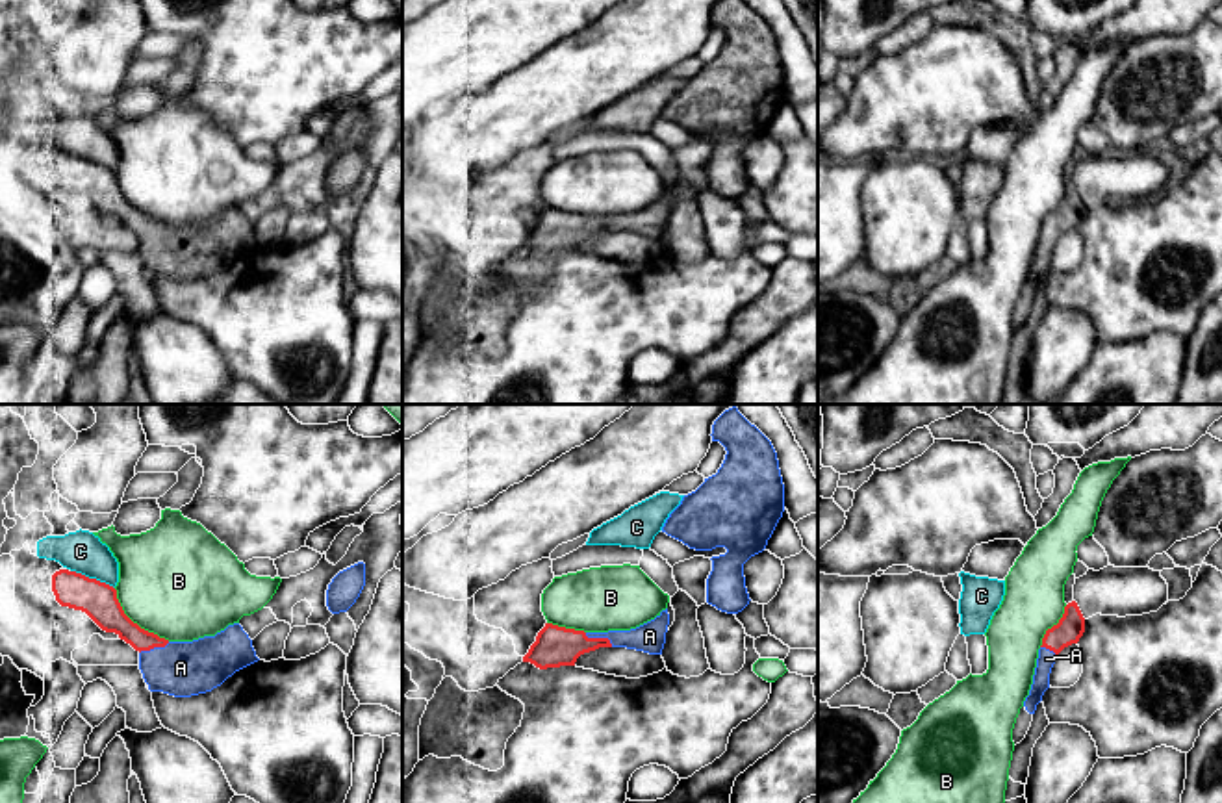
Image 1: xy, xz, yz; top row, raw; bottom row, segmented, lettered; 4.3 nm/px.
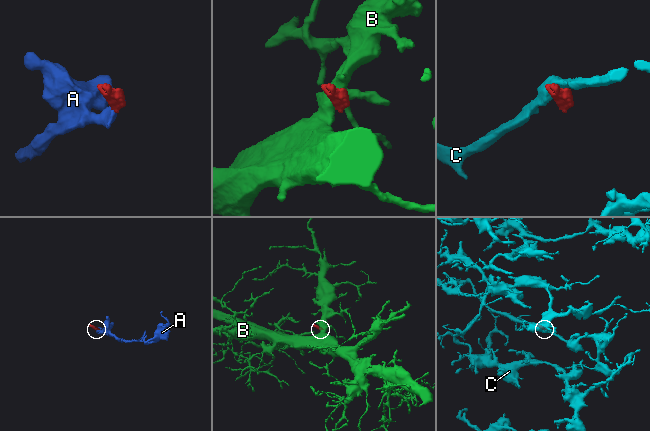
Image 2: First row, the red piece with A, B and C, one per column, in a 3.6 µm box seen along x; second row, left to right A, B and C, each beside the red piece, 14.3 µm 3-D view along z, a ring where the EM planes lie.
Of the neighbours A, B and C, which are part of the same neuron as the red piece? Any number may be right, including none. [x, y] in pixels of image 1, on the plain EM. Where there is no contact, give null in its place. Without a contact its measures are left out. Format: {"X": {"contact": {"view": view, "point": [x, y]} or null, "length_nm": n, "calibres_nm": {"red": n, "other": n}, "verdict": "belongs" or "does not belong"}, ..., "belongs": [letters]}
{"A": {"contact": {"view": "xz", "point": [599, 223]}, "length_nm": 140, "calibres_nm": {"red": 180, "other": 130}, "verdict": "belongs"}, "B": {"contact": {"view": "xy", "point": [136, 208]}, "length_nm": 340, "calibres_nm": {"red": 160, "other": 480}, "verdict": "does not belong"}, "C": {"contact": {"view": "xy", "point": [93, 164]}, "length_nm": 200, "calibres_nm": {"red": 160, "other": 180}, "verdict": "does not belong"}, "belongs": ["A"]}

